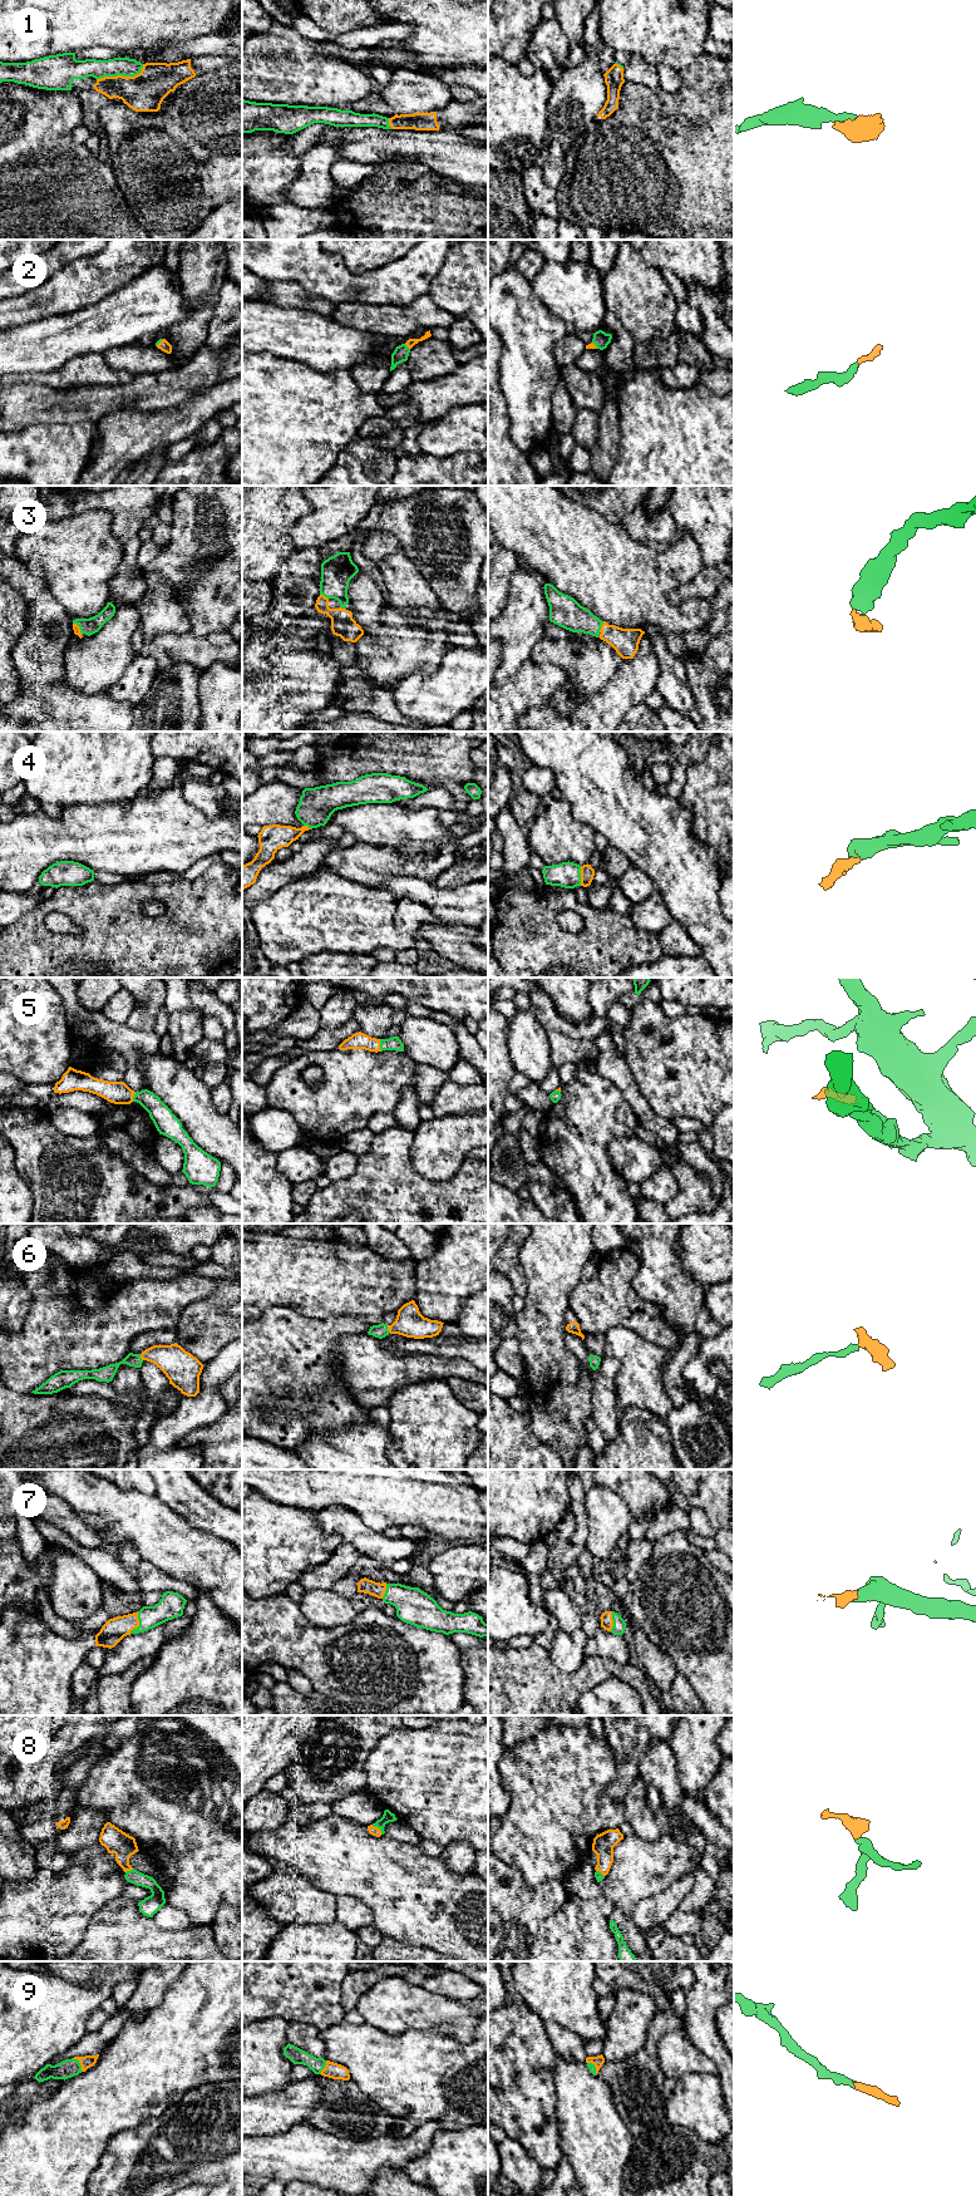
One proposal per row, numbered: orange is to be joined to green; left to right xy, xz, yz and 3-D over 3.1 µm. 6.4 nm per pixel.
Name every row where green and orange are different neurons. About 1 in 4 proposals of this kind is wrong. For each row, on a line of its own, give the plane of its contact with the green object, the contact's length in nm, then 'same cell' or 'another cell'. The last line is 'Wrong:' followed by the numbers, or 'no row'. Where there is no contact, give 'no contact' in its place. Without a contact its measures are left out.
1: xy | 320 nm | same cell
2: xz | 50 nm | same cell
3: yz | 80 nm | same cell
4: yz | 130 nm | same cell
5: xz | 80 nm | same cell
6: xz | 50 nm | same cell
7: xy | 160 nm | same cell
8: xz | 90 nm | same cell
9: xy | 110 nm | same cell
Wrong: no row

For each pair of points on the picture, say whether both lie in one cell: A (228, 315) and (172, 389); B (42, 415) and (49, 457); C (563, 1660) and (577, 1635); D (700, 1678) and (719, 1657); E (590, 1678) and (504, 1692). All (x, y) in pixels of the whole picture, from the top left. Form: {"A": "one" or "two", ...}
{"A": "two", "B": "two", "C": "one", "D": "one", "E": "one"}

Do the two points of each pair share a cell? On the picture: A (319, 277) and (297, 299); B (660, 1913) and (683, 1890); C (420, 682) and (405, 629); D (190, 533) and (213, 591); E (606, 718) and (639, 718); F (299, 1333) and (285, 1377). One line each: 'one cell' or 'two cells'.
A: two cells
B: one cell
C: two cells
D: one cell
E: two cells
F: one cell

